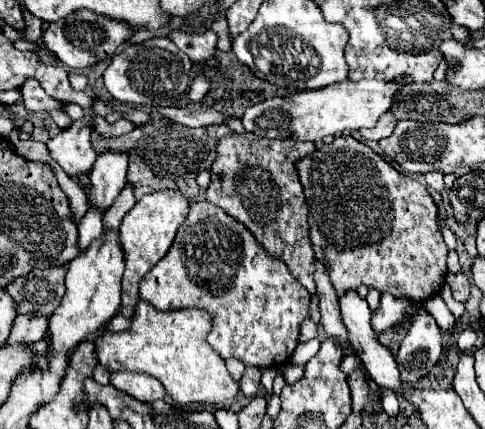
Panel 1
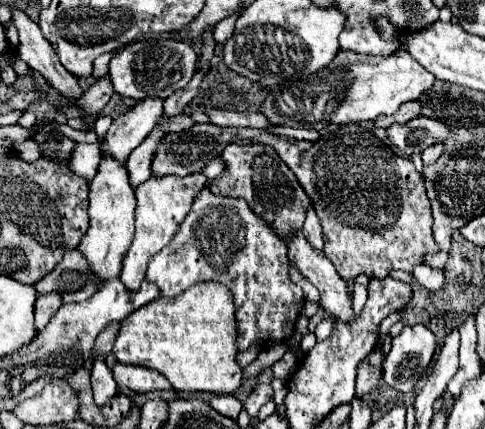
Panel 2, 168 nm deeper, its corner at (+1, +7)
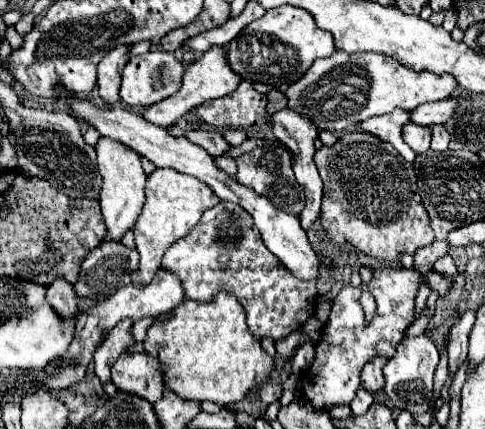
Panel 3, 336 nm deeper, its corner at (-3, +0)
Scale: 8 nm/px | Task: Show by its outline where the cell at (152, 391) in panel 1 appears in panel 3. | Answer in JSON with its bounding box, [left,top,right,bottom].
[111,353,163,403]

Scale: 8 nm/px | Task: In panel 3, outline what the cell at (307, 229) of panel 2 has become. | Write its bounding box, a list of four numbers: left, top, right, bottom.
[271,109,323,229]

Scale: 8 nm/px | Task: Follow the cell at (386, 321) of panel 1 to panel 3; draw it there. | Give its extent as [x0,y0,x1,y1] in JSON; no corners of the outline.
[303,265,453,409]

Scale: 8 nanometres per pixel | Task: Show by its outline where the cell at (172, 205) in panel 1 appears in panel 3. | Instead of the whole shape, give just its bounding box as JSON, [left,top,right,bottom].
[133,169,219,285]

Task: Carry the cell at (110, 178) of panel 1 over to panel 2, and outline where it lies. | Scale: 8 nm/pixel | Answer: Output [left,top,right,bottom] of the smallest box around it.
[101,100,163,164]

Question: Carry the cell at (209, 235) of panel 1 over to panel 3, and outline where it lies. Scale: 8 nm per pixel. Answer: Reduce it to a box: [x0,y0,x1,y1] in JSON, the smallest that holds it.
[161,201,319,341]

